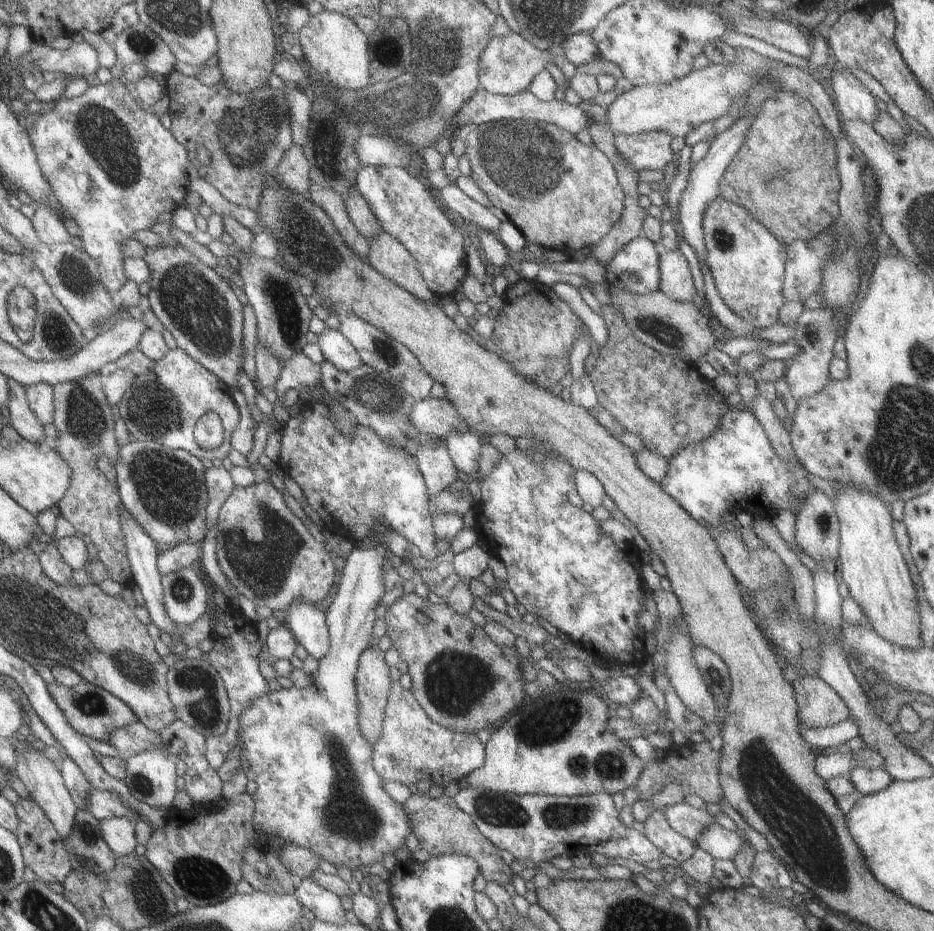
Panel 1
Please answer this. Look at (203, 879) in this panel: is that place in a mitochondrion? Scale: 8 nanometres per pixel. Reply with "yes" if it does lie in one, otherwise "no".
yes

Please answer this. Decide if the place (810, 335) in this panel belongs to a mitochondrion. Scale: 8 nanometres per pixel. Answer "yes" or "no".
no

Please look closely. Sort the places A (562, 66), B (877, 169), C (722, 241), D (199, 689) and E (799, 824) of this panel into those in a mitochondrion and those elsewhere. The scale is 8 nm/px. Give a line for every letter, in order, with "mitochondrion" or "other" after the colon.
A: other
B: other
C: mitochondrion
D: mitochondrion
E: mitochondrion

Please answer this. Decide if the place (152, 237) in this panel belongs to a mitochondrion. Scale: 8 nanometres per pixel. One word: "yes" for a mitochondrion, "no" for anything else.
no

